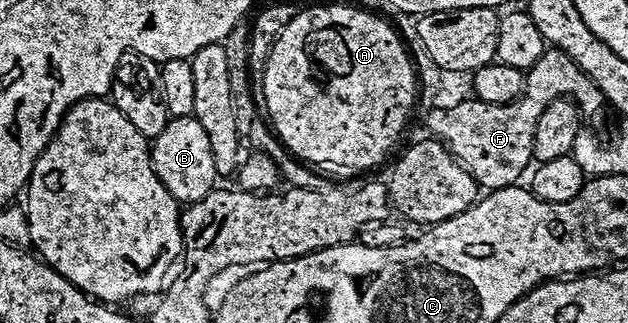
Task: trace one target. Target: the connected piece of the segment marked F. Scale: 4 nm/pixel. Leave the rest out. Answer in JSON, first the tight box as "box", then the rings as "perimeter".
{"box":[426,48,607,190],"perimeter":[[[547,48],[534,66],[525,70],[525,74],[526,85],[521,97],[507,105],[489,105],[469,99],[458,101],[447,109],[434,107],[427,112],[431,112],[426,117],[427,127],[434,132],[431,134],[450,150],[450,154],[474,176],[483,190],[503,189],[515,184],[518,176],[531,168],[536,123],[546,105],[553,100],[570,98],[587,122],[598,121],[606,113],[607,106],[596,83],[564,51]]]}

